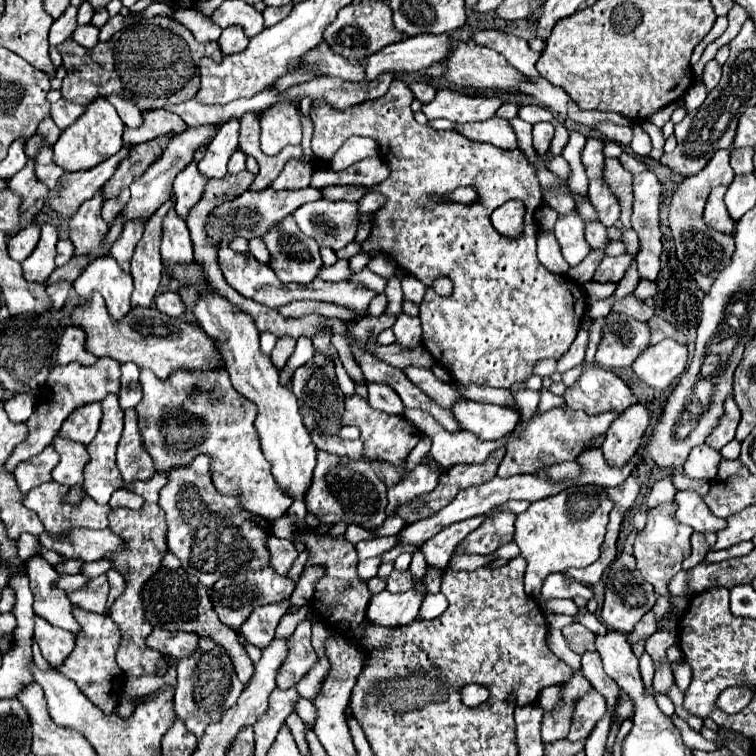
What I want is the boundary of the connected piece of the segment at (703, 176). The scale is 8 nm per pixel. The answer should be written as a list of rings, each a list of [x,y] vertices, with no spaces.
[[[717,150],[713,154],[711,166],[705,166],[699,174],[685,178],[673,200],[671,200],[671,210],[669,210],[669,226],[673,232],[673,240],[675,240],[675,248],[677,248],[677,258],[683,262],[683,266],[687,268],[687,272],[693,274],[693,278],[697,280],[697,284],[701,286],[703,292],[707,292],[713,284],[713,280],[719,276],[721,268],[725,268],[733,256],[733,248],[735,248],[735,234],[725,234],[725,232],[715,232],[713,228],[709,228],[703,222],[703,206],[705,200],[711,192],[711,188],[715,188],[717,184],[725,184],[729,186],[733,180],[733,170],[729,166],[729,150]]]

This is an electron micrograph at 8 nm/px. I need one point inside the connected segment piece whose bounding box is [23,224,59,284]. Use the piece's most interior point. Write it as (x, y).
(41, 263)

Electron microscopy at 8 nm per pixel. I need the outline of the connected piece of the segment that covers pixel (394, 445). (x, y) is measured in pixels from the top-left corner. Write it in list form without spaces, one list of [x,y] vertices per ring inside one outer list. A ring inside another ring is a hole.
[[[357,394],[345,398],[345,412],[343,412],[343,424],[353,424],[361,430],[361,442],[365,446],[365,456],[371,460],[381,460],[389,464],[401,464],[405,462],[409,450],[413,450],[413,444],[421,440],[421,434],[405,420],[403,416],[389,416],[385,412],[377,412],[369,408],[367,400],[359,398]]]

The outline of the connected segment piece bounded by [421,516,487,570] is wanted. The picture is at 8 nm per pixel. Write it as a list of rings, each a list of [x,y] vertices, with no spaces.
[[[475,516],[473,520],[463,520],[457,524],[449,524],[449,528],[443,528],[437,536],[433,536],[431,540],[427,540],[421,546],[421,552],[427,560],[429,566],[433,568],[447,568],[449,558],[453,556],[453,548],[475,528],[479,528],[483,522],[487,520],[487,516]]]

